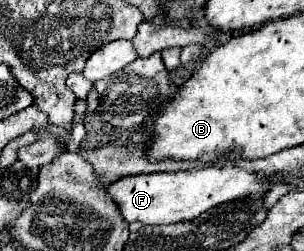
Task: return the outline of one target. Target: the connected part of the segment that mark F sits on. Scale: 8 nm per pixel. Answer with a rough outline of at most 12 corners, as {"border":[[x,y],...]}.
{"border":[[238,167],[142,173],[106,187],[124,221],[170,225],[262,183]]}

